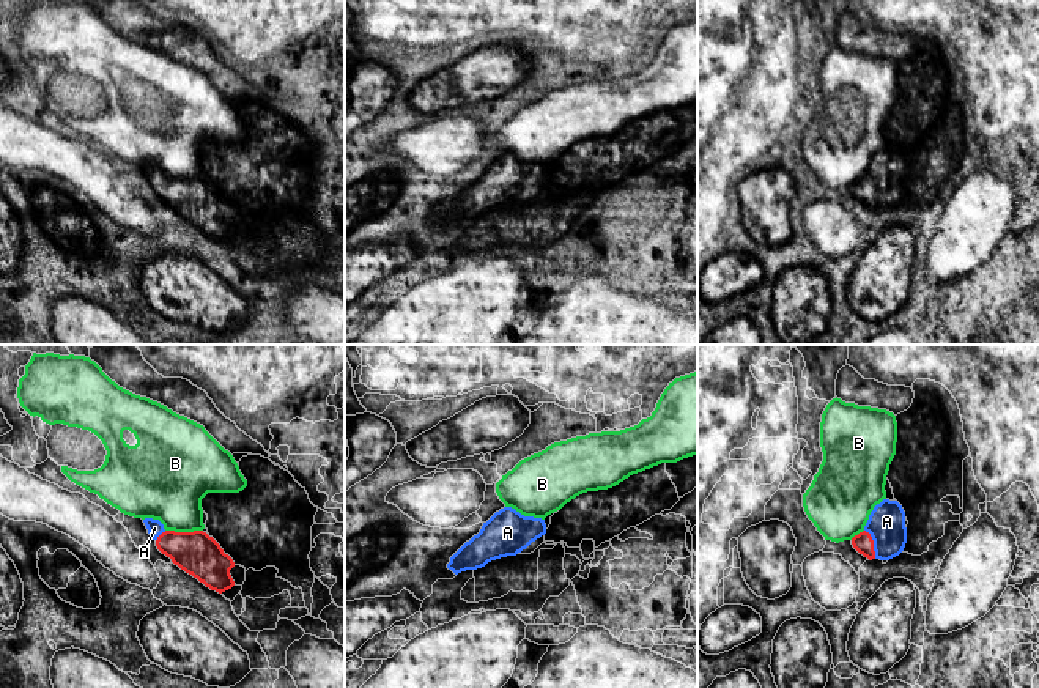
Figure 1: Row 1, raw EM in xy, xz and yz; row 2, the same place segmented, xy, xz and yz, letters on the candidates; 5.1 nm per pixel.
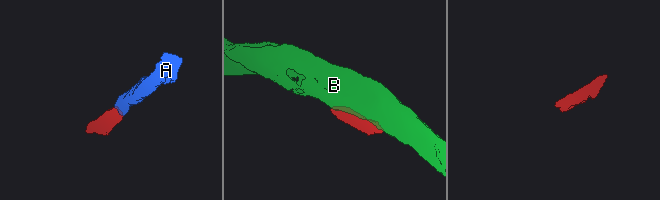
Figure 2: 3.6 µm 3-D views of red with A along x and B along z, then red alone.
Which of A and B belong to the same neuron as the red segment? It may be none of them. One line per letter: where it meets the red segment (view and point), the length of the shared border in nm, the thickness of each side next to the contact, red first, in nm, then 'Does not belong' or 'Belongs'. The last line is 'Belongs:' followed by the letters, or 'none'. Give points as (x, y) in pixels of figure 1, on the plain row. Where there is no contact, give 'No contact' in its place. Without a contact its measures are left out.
A: Touches red at yz (872, 191). Shared border 160 nm. Thickness 100 nm (red) against 190 nm. Belongs
B: Touches red at xy (184, 180). Shared border 190 nm. Thickness 220 nm (red) against 360 nm. Does not belong
Belongs: A

